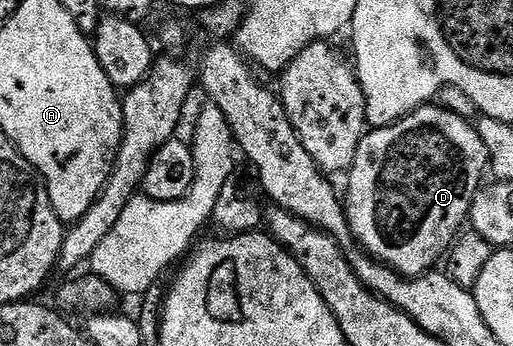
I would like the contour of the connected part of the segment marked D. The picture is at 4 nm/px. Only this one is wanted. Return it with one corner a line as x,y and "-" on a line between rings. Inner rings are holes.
421,104
417,109
412,110
406,118
401,118
397,122
392,122
390,126
379,126
370,129
364,140
359,144
359,148
355,152
355,160
347,171
349,177
349,191
343,194
343,205
345,214
349,218
349,229
354,239
358,238
360,249
365,253
373,255
379,262
386,263
396,270
397,273
405,275
406,278
418,278
421,274
430,273
434,269
433,266
437,261
444,259
448,255
452,245
457,241
462,233
463,227
466,225
469,209
473,203
473,198
477,195
477,191
483,185
481,173
486,173
489,166
489,153
483,144
483,140
479,136
476,125
470,119
457,115
451,110
445,109
438,104

